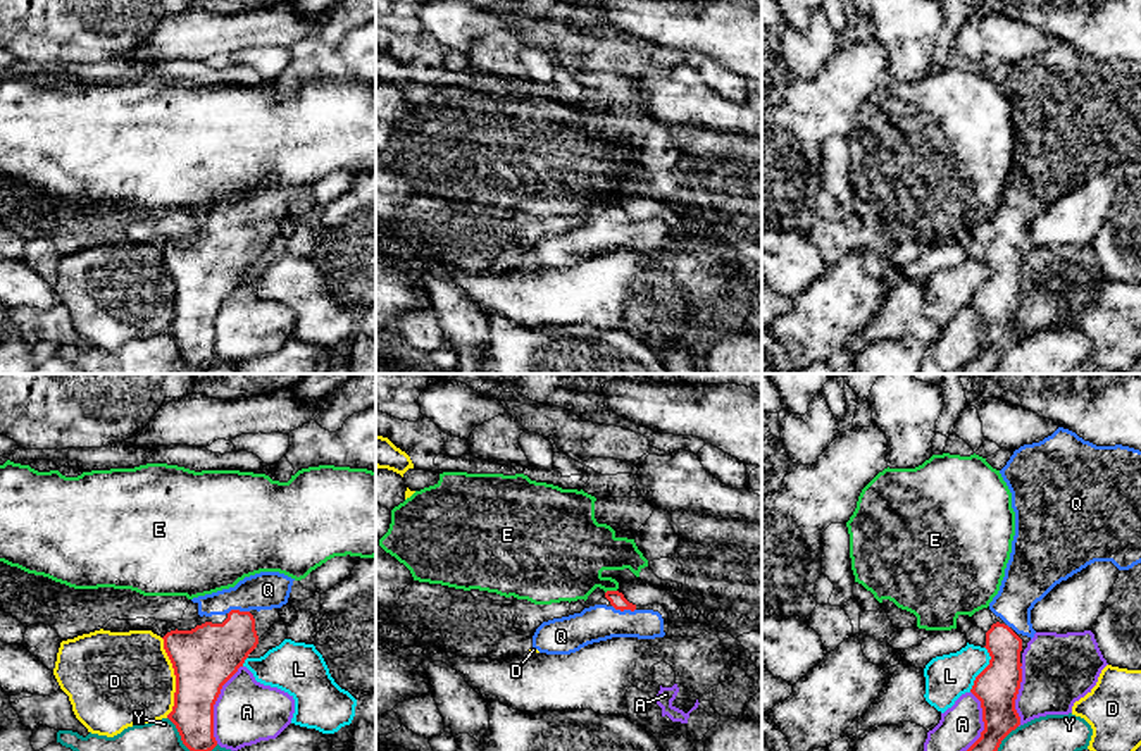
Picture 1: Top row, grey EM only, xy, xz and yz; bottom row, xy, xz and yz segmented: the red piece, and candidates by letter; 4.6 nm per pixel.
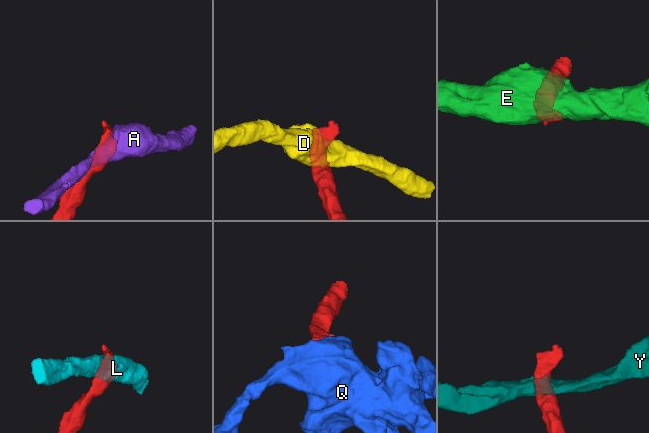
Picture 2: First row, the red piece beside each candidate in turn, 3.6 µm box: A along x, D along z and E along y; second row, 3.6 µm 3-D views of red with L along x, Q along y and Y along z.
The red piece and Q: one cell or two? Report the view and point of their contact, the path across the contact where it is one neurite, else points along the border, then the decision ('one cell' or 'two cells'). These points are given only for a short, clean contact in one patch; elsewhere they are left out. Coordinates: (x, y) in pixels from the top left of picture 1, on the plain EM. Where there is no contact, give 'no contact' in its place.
contact xz (624, 223); way xz (616, 212), (624, 223), (612, 235), (600, 236); one cell

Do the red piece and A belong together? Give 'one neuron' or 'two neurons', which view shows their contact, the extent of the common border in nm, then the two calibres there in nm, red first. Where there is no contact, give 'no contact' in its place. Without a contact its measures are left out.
two neurons | xy | 380 nm | 300/300 nm

